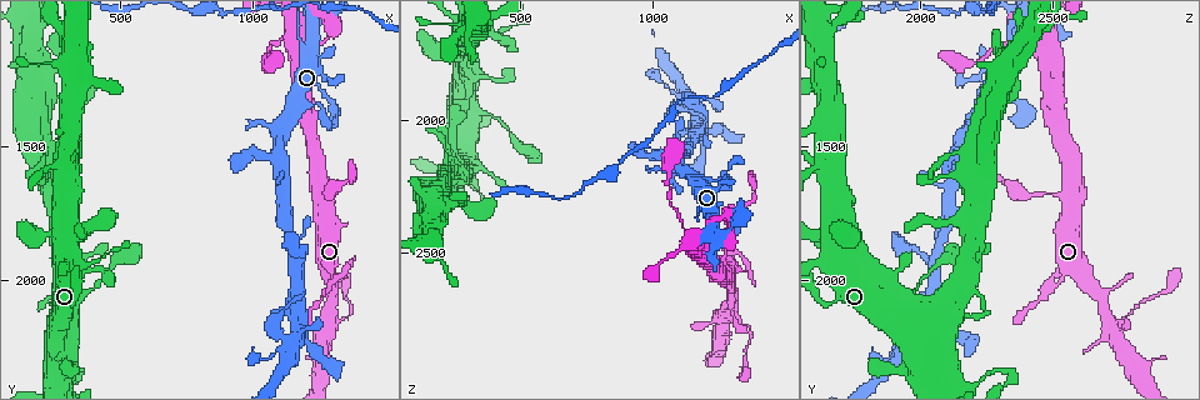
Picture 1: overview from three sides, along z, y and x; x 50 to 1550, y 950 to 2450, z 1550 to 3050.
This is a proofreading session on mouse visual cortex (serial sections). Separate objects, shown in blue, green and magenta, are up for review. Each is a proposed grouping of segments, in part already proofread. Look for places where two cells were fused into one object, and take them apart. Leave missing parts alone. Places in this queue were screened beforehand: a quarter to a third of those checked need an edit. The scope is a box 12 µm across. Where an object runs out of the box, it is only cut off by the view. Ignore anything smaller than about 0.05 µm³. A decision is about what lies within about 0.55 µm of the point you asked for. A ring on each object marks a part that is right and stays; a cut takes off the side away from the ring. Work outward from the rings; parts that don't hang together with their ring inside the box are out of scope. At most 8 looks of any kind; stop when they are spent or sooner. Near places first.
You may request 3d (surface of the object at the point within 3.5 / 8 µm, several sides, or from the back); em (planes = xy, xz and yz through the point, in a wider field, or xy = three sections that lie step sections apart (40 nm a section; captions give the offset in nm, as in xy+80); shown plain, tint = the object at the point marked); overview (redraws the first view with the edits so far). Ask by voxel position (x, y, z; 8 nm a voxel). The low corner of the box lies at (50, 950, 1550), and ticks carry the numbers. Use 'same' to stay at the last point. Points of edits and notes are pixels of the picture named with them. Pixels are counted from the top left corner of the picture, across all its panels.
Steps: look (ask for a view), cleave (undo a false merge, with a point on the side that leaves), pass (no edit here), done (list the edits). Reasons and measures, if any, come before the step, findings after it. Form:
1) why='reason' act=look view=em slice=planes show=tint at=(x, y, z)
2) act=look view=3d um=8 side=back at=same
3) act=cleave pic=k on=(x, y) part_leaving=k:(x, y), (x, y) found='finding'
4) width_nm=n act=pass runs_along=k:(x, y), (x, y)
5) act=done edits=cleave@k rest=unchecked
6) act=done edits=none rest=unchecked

why='a narrow waist' act=look view=3d um=8 at=(1260, 1670, 2540)

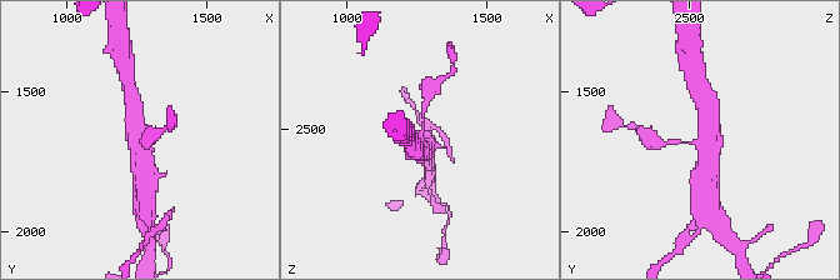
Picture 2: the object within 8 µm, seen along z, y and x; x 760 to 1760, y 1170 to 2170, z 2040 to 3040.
act=look view=3d um=3.5 at=(1270, 1690, 2550)

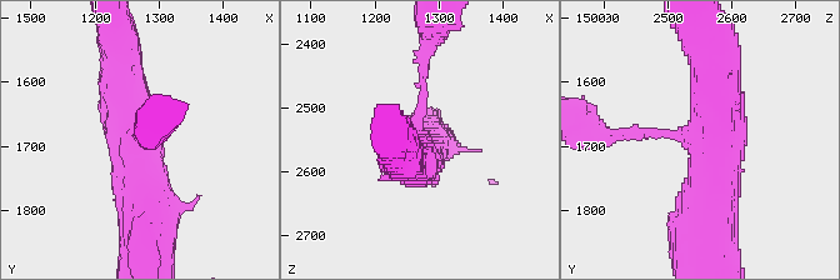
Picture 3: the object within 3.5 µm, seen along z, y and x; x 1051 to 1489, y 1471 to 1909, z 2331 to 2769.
act=look view=em slice=xy step=3 show=tint at=(1265, 1680, 2545)

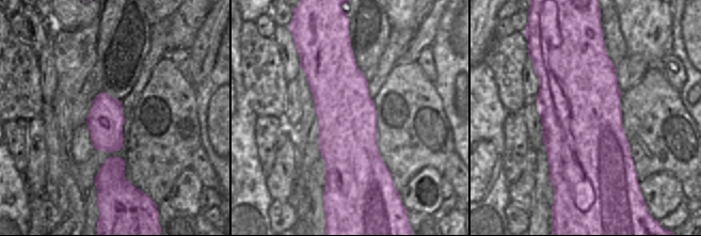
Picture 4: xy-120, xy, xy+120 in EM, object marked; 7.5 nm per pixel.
width_nm=440 act=pass runs_along=3:(148, 236), (121, 75) found='one cell here'

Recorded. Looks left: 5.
act=look view=3d um=3.5 side=back at=(1280, 2160, 2720)

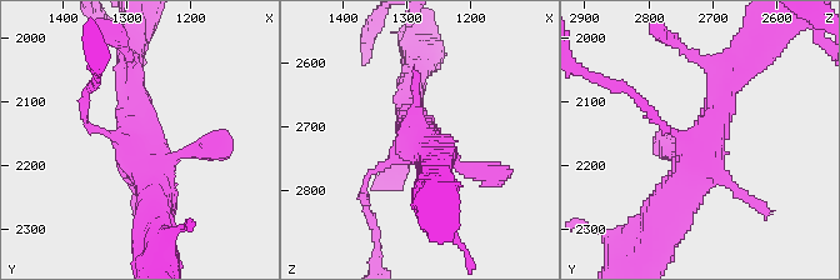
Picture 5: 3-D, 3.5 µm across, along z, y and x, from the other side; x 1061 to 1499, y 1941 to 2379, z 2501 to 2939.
why='now the EM' act=look view=em slice=xy step=2 show=tint at=(1290, 2165, 2715)

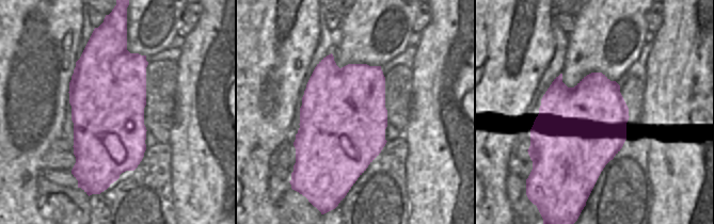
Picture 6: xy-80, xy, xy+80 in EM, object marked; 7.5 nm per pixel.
why='cut it another way' act=look view=em slice=planes show=tint at=same

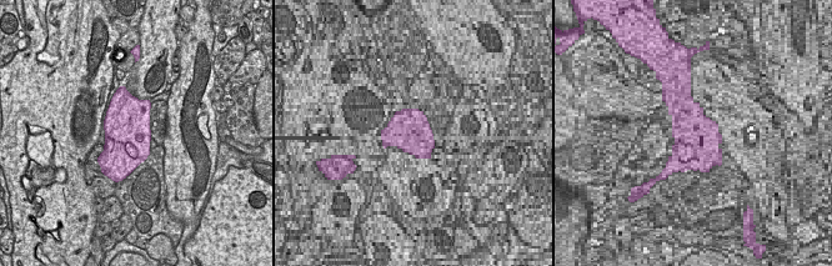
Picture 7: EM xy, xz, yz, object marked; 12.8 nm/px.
act=pass runs_along=5:(740, 70), (663, 211) found='all the same cell'

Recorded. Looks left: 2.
act=look view=3d um=8 side=back at=(1160, 2110, 2010)

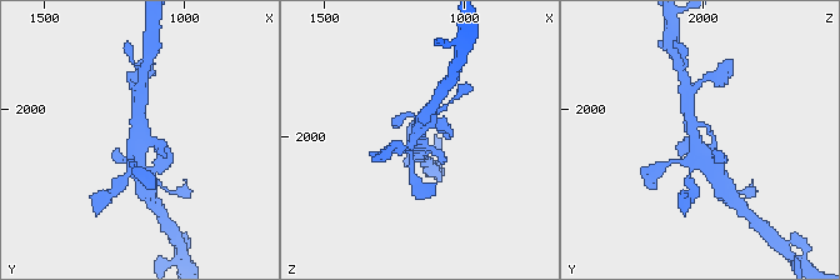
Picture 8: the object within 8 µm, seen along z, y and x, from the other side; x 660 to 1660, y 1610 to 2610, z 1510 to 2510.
act=look view=em slice=xy step=5 show=tint at=(1160, 2100, 2020)

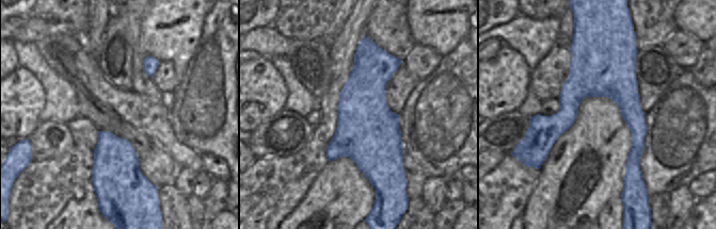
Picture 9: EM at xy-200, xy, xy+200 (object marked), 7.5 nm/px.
act=pass runs_along=8:(688, 105), (693, 131), (713, 170) found='continuous, no second cell'

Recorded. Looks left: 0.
act=done edits=none rest=unchecked

